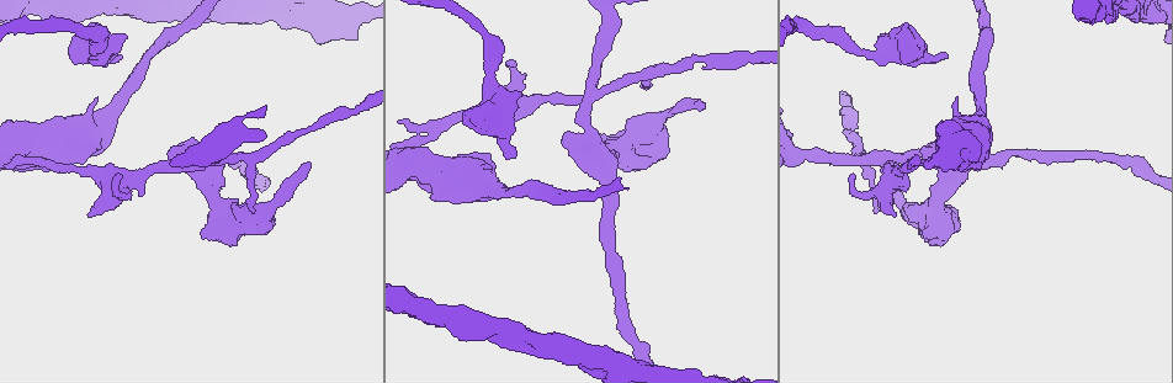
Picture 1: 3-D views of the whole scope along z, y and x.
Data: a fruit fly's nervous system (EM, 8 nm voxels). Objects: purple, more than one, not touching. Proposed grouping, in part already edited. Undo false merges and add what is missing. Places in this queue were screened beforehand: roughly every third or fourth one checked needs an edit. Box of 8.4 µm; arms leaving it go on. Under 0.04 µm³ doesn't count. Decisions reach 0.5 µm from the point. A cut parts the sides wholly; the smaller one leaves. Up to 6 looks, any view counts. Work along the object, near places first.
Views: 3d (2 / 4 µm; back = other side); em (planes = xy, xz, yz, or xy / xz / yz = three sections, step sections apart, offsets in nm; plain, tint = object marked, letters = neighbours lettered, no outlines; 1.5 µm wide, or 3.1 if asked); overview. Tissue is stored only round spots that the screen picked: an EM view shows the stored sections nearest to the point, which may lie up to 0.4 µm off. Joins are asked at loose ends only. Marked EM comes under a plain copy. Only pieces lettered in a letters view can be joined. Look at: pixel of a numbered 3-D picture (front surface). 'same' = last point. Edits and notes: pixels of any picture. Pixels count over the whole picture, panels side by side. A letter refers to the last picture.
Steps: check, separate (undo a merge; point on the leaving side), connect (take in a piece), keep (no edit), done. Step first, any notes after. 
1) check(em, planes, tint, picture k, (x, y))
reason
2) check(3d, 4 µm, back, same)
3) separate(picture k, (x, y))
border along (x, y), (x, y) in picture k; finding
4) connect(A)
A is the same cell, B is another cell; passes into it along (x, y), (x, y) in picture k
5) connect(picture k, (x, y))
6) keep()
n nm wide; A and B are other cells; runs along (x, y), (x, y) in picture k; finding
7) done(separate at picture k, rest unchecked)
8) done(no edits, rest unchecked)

check(3d, 4 µm, picture 1, (126, 38))

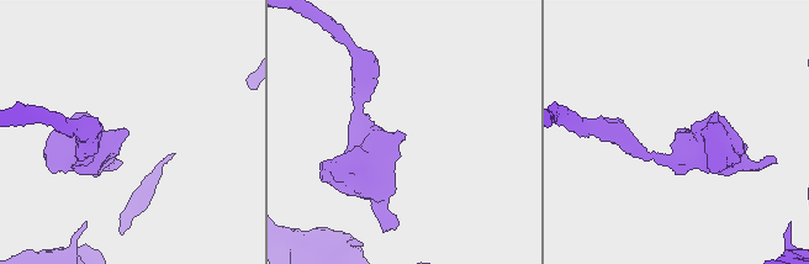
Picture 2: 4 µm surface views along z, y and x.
check(em, planes, letters, picture 2, (684, 135))

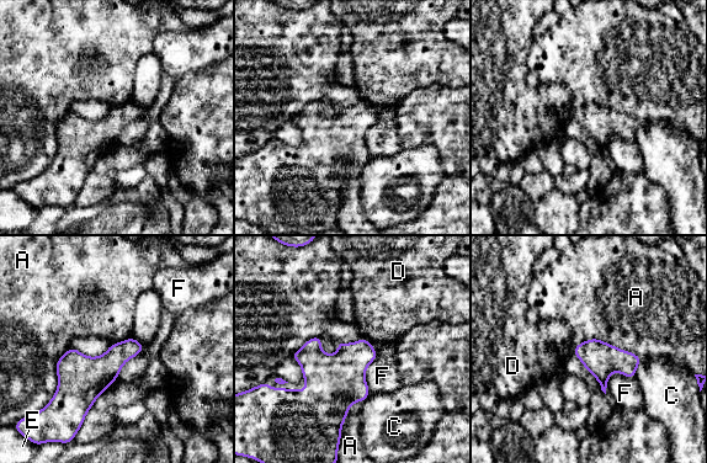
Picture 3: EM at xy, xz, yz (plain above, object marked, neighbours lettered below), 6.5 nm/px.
keep()
A, C, D, E and F are other cells; border along (573, 347), (600, 339), (641, 357) in picture 3; none of them fits

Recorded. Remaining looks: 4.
check(em, planes, letters, picture 1, (65, 17))
free end

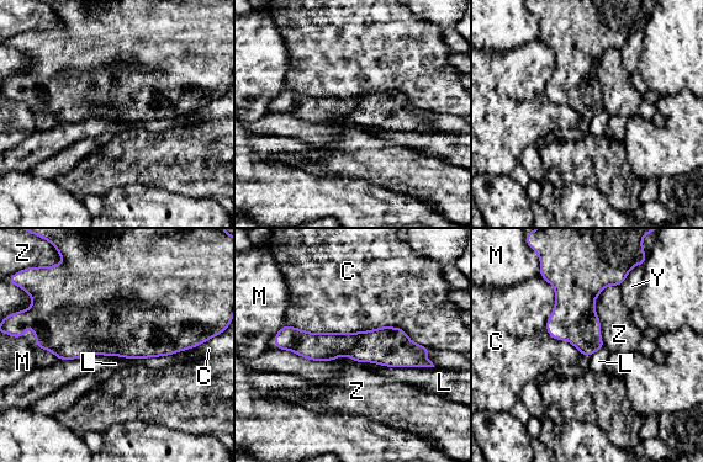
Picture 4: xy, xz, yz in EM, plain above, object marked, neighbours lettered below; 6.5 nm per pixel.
keep()
C, L, M, Y and Z are other cells; runs along (279, 340), (391, 346), (424, 365) in picture 4; none of them fits

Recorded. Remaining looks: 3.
check(em, xz, step 4, tint, picture 1, (885, 161))
four arms meet

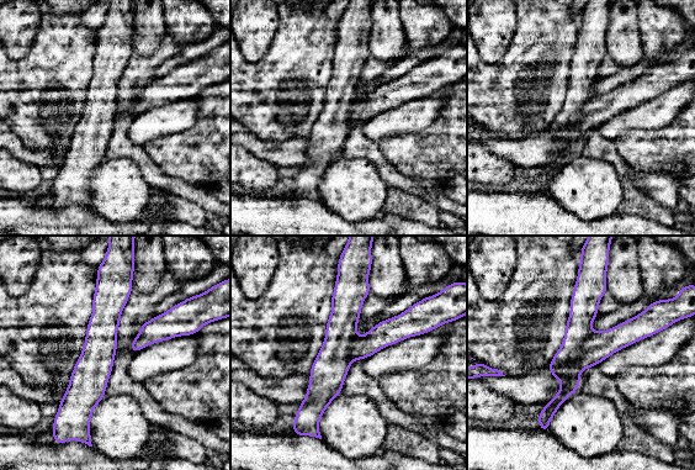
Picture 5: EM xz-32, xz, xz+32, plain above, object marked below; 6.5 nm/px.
check(em, planes, letters, same)

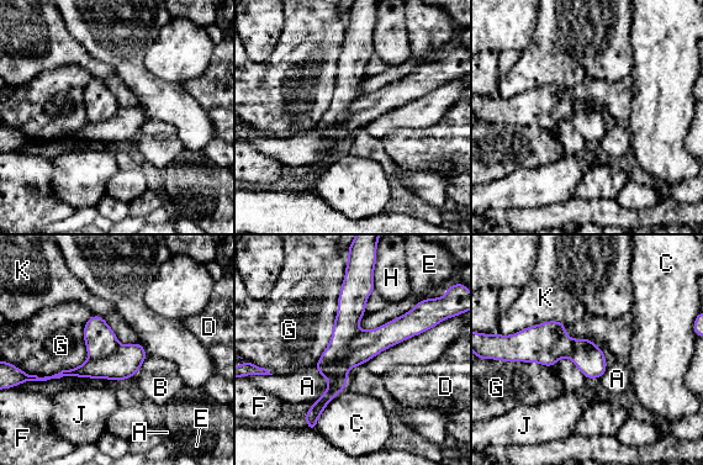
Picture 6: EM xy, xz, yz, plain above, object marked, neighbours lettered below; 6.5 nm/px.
separate(picture 6, (366, 344))
A, B, C, D, E, F, G, H, J and K are other cells; the part that leaves runs along (422, 327), (402, 327), (347, 363) in picture 6; two neurons meet here

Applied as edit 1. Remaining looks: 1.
done(separate at picture 6, rest unchecked)

